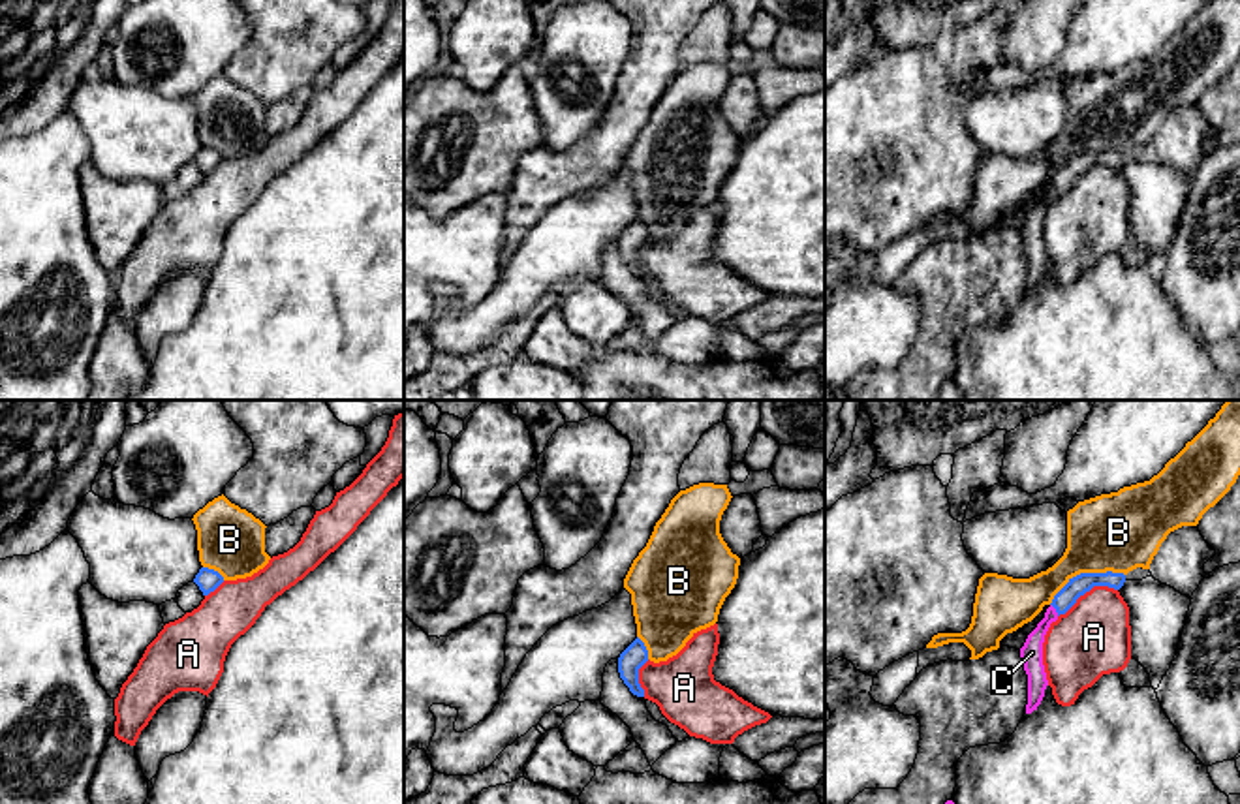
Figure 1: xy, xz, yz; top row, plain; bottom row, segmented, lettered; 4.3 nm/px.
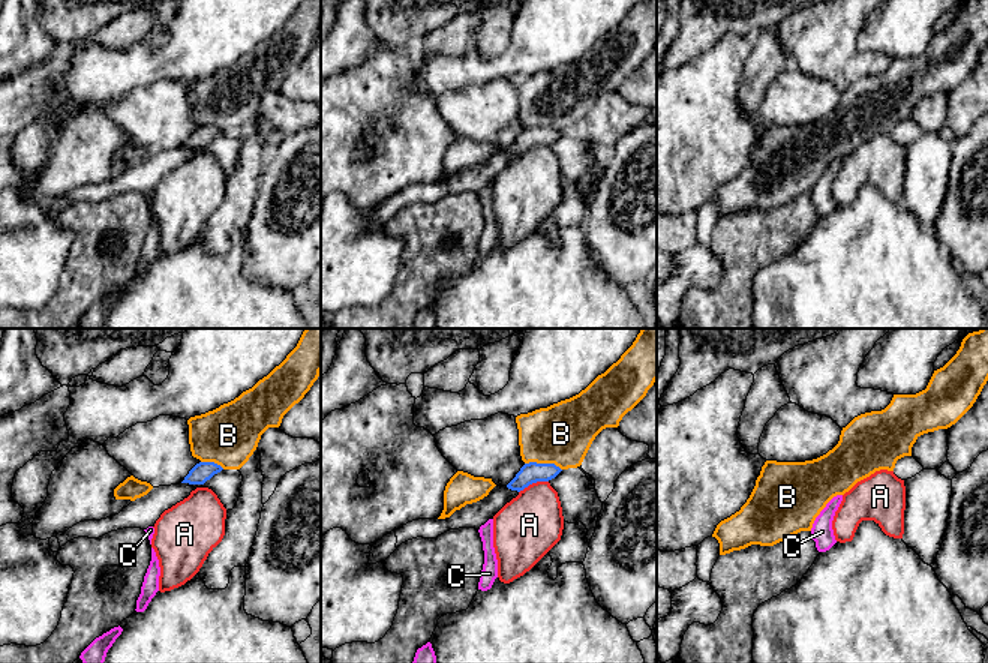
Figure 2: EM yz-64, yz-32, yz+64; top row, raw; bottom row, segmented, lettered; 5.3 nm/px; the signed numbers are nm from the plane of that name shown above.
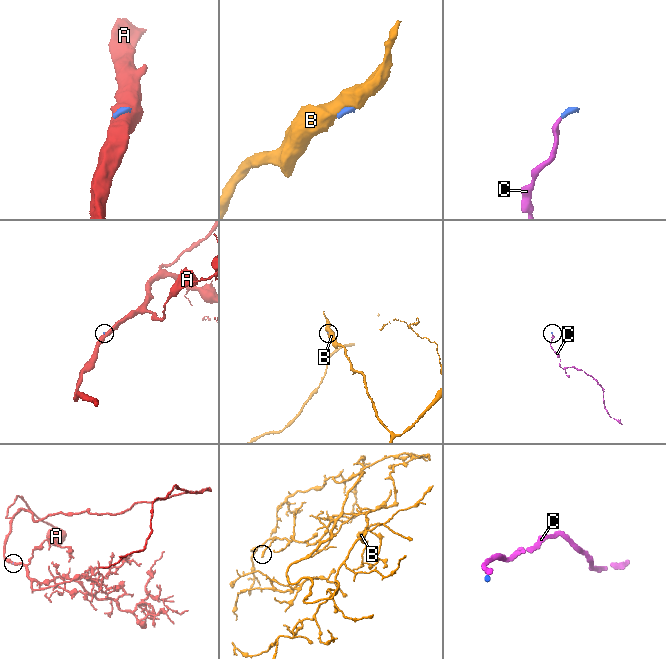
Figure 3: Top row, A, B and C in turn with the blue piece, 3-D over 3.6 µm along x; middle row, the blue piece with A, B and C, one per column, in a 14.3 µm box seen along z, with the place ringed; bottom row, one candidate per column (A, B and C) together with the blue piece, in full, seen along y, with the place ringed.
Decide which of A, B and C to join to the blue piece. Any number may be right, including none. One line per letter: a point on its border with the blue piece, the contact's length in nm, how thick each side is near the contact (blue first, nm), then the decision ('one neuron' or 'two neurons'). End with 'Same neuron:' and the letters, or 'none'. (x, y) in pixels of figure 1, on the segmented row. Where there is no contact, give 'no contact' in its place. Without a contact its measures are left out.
A: contact yz (1086, 590); length 280 nm; calibres 90 and 320 nm; two neurons
B: contact yz (1084, 573); length 360 nm; calibres 90 and 340 nm; two neurons
C: contact yz (1054, 607); length 70 nm; calibres 90 and 100 nm; one neuron
Same neuron: C

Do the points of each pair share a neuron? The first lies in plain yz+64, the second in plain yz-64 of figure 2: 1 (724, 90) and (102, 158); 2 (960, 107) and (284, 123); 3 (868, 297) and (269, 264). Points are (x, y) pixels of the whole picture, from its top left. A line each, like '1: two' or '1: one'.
1: one
2: two
3: two

